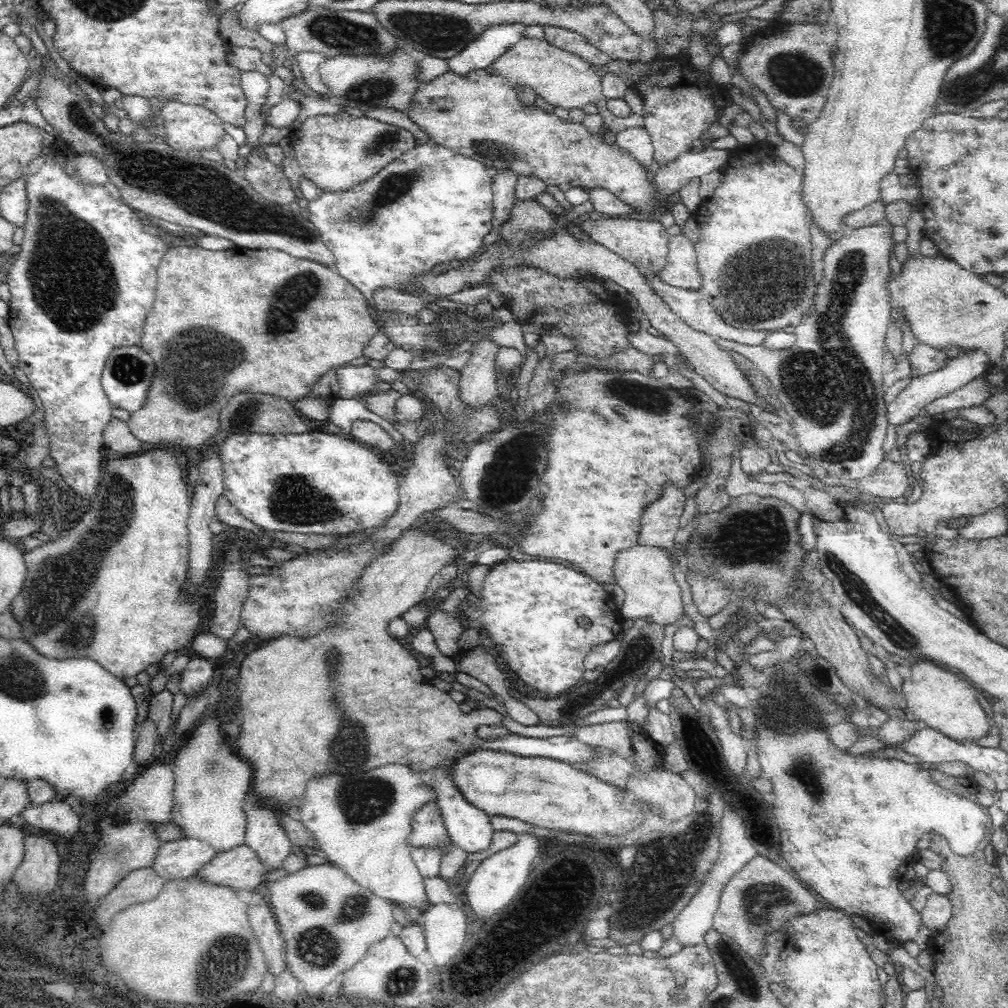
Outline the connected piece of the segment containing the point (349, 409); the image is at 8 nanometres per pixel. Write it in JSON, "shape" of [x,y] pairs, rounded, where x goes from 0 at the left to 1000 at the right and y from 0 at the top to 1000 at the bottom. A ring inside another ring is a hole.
{"shape":[[[356,394],[333,396],[327,407],[327,419],[337,424],[340,432],[345,433],[347,425],[356,418],[370,420],[378,424],[391,438],[397,439],[400,433],[382,416],[366,408]]]}

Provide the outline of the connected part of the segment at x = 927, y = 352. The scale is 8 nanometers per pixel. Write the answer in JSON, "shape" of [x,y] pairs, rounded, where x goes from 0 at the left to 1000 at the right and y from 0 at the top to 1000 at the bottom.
{"shape":[[[910,335],[907,345],[900,352],[903,359],[901,374],[909,377],[915,373],[923,373],[929,369],[938,367],[946,357],[952,357],[956,353],[963,353],[964,348],[949,341],[939,341],[936,344],[919,341]]]}

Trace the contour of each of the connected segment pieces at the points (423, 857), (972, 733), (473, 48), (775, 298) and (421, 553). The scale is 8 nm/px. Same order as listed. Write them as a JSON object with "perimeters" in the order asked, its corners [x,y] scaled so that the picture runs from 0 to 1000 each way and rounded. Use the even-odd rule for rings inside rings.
{"perimeters":[[[[445,832],[434,838],[407,838],[406,846],[415,863],[419,866],[419,870],[429,871],[436,869],[438,851],[451,840],[452,836]]],[[[909,654],[903,661],[903,671],[895,672],[894,687],[906,713],[942,732],[968,732],[982,722],[979,709],[967,691],[968,684],[957,674],[927,660],[925,656]]],[[[489,27],[476,34],[472,42],[465,44],[460,50],[445,60],[445,67],[453,72],[474,69],[488,65],[498,58],[508,45],[517,38],[518,27]]],[[[762,139],[732,145],[729,149],[722,149],[721,153],[722,159],[717,163],[716,167],[714,167],[716,171],[716,173],[714,173],[714,181],[712,181],[712,184],[708,187],[706,194],[698,198],[694,206],[688,210],[693,228],[693,236],[690,242],[688,242],[688,246],[693,263],[692,267],[694,267],[694,271],[696,271],[696,286],[694,286],[693,289],[698,293],[698,296],[702,297],[702,299],[710,305],[710,309],[714,311],[718,318],[730,325],[744,327],[787,326],[807,309],[809,292],[811,290],[806,275],[803,223],[799,215],[799,204],[795,199],[794,186],[795,179],[797,178],[796,174],[792,172],[790,166],[784,165],[784,163],[778,160],[778,157],[774,156],[770,147],[768,147]]],[[[419,524],[418,526],[405,525],[388,541],[387,548],[374,553],[374,555],[370,555],[364,563],[357,567],[357,571],[348,577],[345,587],[332,597],[332,600],[328,603],[328,611],[325,611],[324,618],[315,627],[306,627],[304,631],[281,629],[280,631],[270,633],[264,640],[250,646],[241,655],[236,681],[239,685],[237,693],[238,706],[242,709],[242,720],[240,723],[242,732],[240,732],[240,736],[234,739],[238,749],[242,749],[250,755],[250,761],[252,761],[251,784],[262,790],[262,793],[274,797],[280,804],[284,805],[290,800],[295,800],[296,793],[298,793],[299,788],[302,786],[304,775],[314,767],[337,765],[337,767],[354,768],[355,766],[365,765],[372,760],[379,760],[385,757],[400,758],[415,767],[425,765],[438,755],[452,751],[454,748],[458,748],[466,743],[473,732],[473,721],[478,720],[478,718],[488,719],[492,717],[497,719],[496,714],[498,714],[499,710],[488,703],[473,704],[470,702],[466,707],[458,705],[455,697],[450,696],[444,689],[444,687],[433,683],[429,679],[429,674],[417,668],[418,662],[415,656],[384,626],[388,613],[399,612],[401,607],[405,607],[409,601],[419,597],[419,590],[429,571],[437,567],[439,562],[450,558],[456,552],[451,544],[439,538],[438,534],[433,532],[432,529],[427,524]]]]}

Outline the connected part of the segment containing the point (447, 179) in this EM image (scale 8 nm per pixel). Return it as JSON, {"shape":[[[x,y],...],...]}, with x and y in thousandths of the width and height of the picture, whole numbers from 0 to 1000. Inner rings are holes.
{"shape":[[[428,141],[421,142],[419,144],[412,144],[411,147],[408,147],[407,149],[404,149],[401,151],[401,153],[394,155],[389,161],[386,161],[385,163],[381,164],[381,167],[378,167],[373,173],[370,173],[368,176],[365,176],[364,178],[358,179],[357,181],[349,182],[349,185],[347,187],[341,188],[341,188],[325,188],[325,188],[319,188],[319,190],[312,196],[312,198],[306,198],[306,202],[304,202],[304,206],[306,206],[306,217],[307,220],[311,222],[312,225],[313,225],[313,228],[315,229],[316,235],[319,237],[319,240],[325,245],[325,248],[329,250],[329,253],[332,255],[333,262],[329,266],[330,271],[333,272],[333,274],[336,274],[343,282],[346,282],[347,285],[351,286],[351,288],[355,289],[358,294],[365,300],[365,303],[367,307],[373,305],[370,300],[370,292],[371,288],[377,285],[387,285],[389,287],[393,287],[395,289],[399,289],[400,291],[407,291],[408,293],[412,293],[411,290],[407,290],[405,286],[403,288],[397,288],[395,286],[395,282],[403,282],[403,278],[407,276],[407,274],[411,274],[415,271],[420,271],[423,269],[427,269],[432,263],[435,263],[436,261],[440,261],[441,259],[448,259],[452,257],[453,259],[460,258],[459,256],[462,256],[463,254],[466,254],[477,242],[478,237],[482,232],[484,232],[487,229],[487,212],[488,212],[488,186],[487,186],[488,180],[482,173],[482,167],[478,165],[475,161],[472,161],[472,159],[468,159],[467,157],[464,157],[460,154],[452,153],[451,151],[448,151],[447,149],[444,149],[444,147],[429,143]]]}

